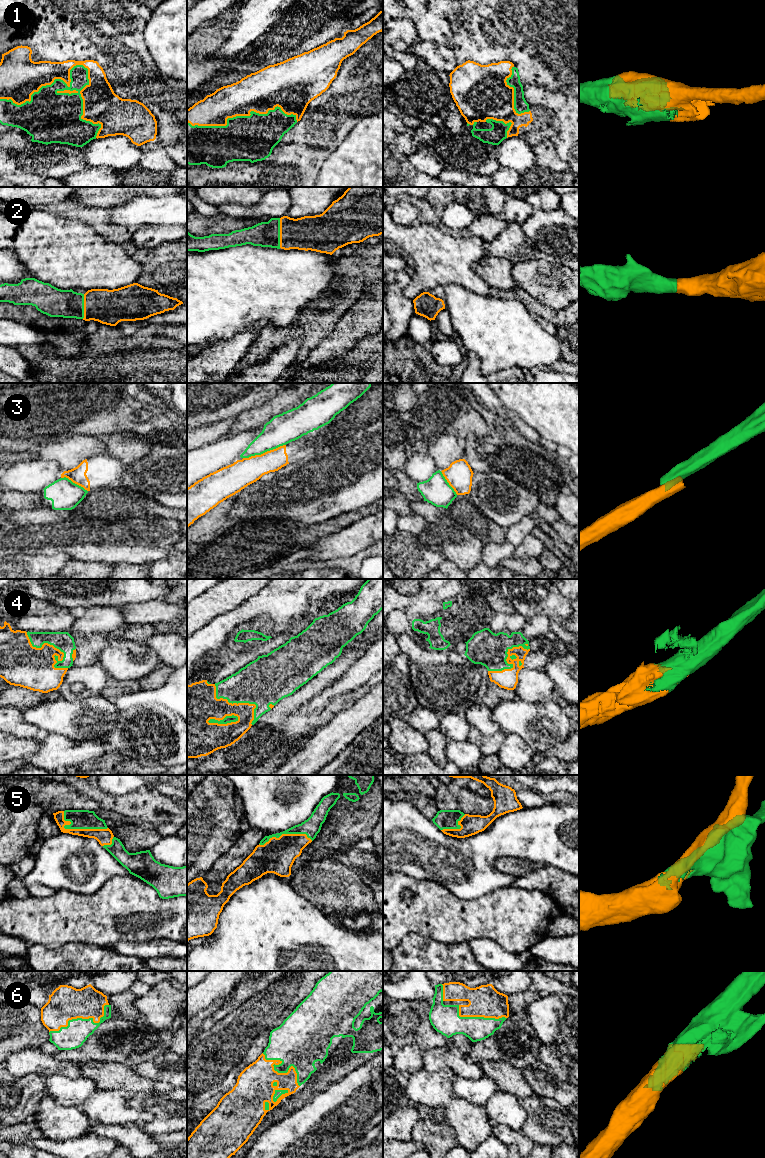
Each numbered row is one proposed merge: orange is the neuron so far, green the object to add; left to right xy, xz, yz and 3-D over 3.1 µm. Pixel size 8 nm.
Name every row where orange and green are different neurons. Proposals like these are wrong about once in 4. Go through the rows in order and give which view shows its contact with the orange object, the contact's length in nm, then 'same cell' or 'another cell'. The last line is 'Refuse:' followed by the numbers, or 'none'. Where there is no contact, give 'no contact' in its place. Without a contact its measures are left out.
1: xy | 850 nm | same cell
2: xz | 240 nm | same cell
3: xz | 360 nm | another cell
4: xy | 440 nm | same cell
5: xy | 380 nm | same cell
6: xy | 550 nm | same cell
Refuse: 3

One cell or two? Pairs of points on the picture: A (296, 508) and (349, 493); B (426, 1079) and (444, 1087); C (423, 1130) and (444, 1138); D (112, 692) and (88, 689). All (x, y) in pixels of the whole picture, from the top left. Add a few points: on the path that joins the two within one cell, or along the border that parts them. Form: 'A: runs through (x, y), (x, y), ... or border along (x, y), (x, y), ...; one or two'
A: runs through (309, 495), (336, 493); one
B: runs through (430, 1083), (434, 1087), (440, 1087); one
C: runs through (428, 1132), (439, 1138); one
D: border along (111, 679), (99, 693); two

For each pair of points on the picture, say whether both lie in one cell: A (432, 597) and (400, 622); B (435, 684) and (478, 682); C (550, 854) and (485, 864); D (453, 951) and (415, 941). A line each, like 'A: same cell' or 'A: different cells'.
A: different cells
B: same cell
C: same cell
D: same cell

